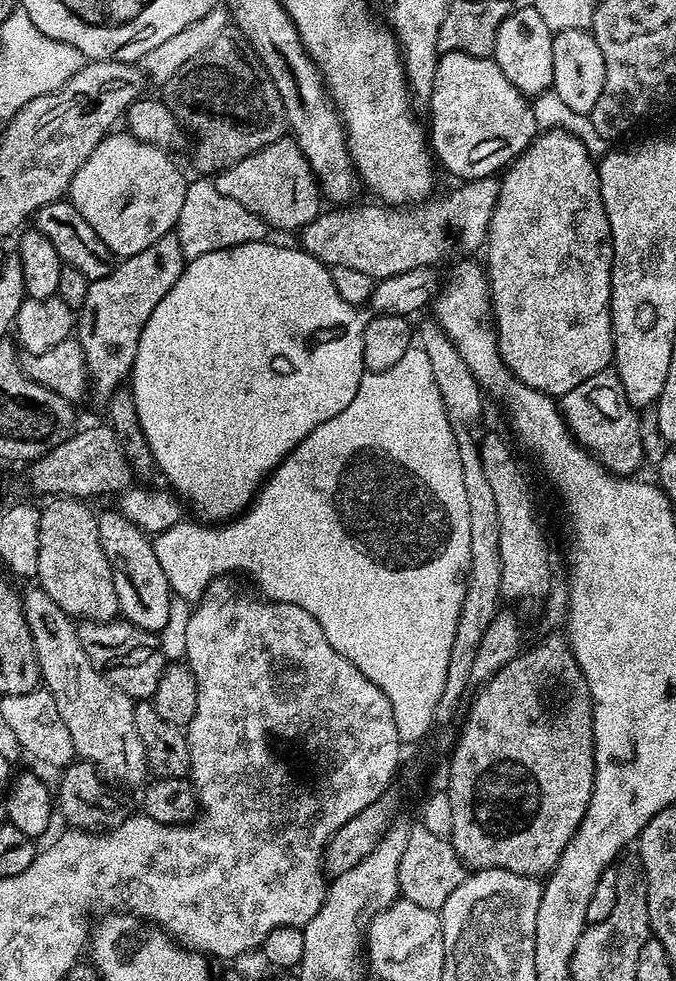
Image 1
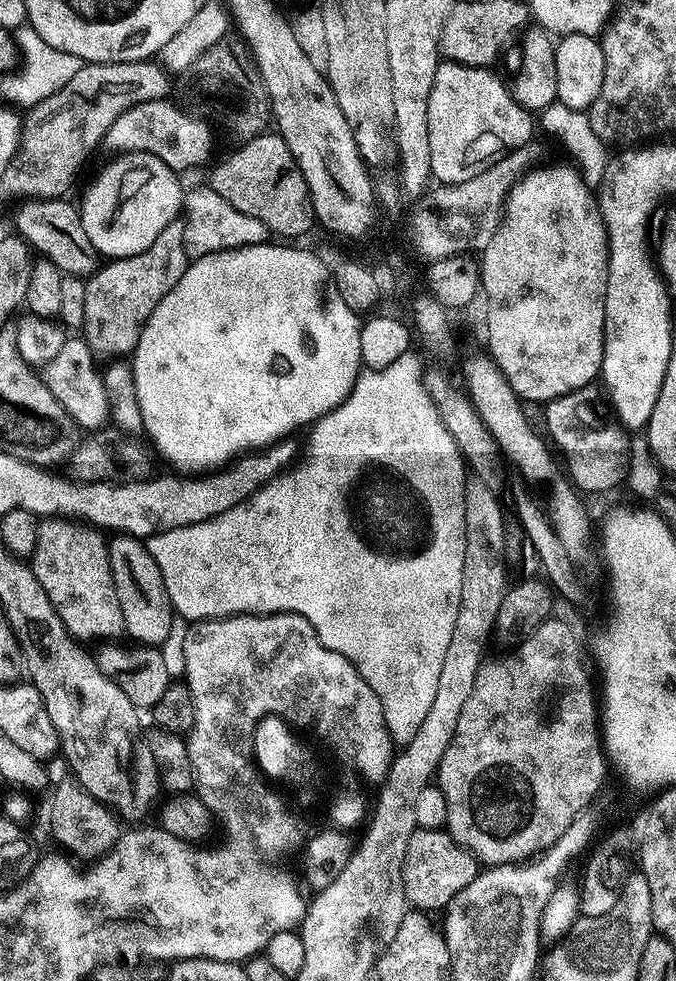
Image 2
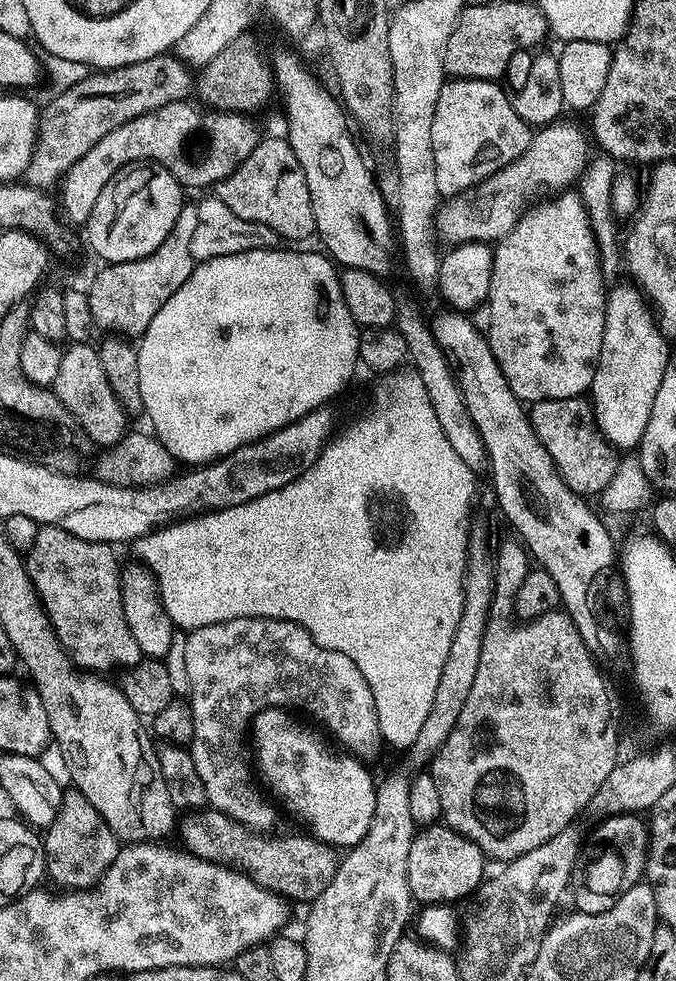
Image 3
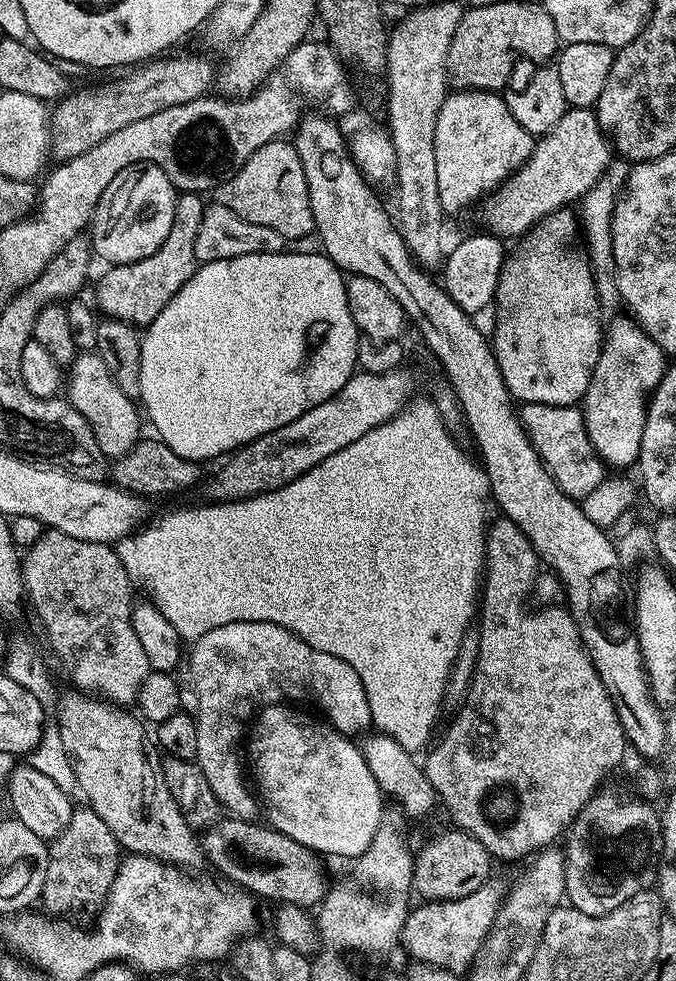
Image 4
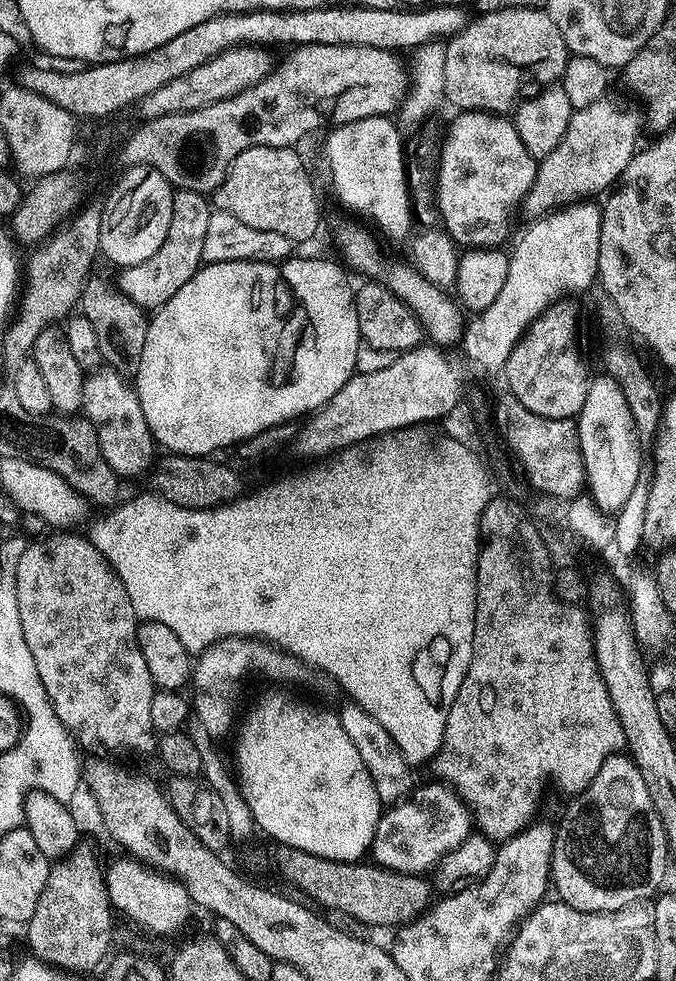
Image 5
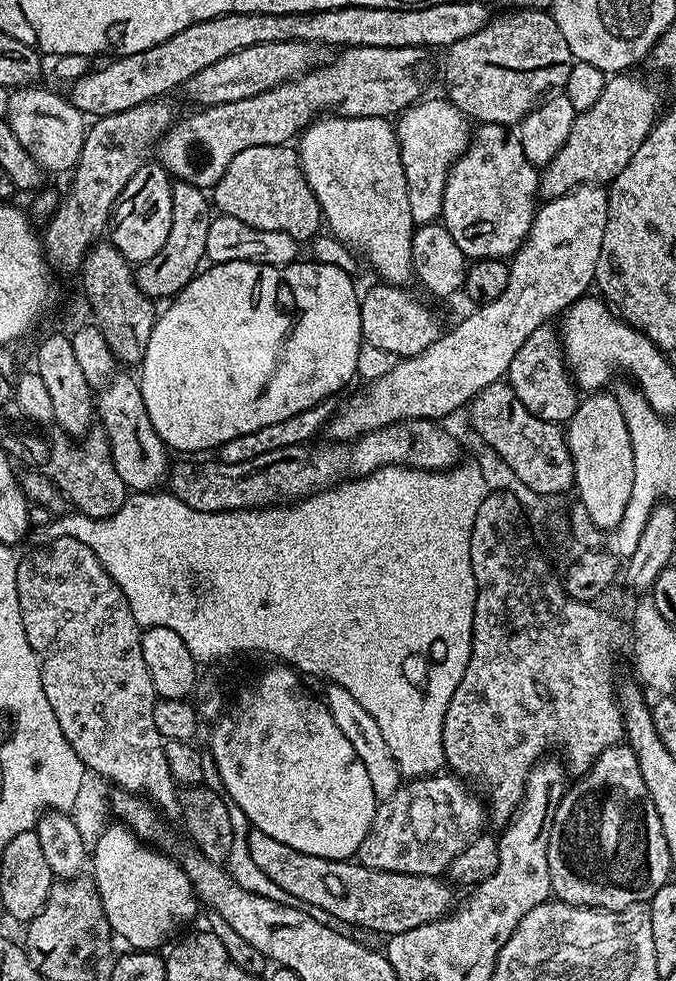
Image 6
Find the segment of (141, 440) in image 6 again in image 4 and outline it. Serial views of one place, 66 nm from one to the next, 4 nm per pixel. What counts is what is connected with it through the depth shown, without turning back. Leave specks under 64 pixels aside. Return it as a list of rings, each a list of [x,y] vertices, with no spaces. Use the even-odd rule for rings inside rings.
[[[84,350],[77,354],[72,359],[67,372],[66,399],[74,410],[78,410],[78,414],[82,414],[82,418],[86,418],[86,422],[94,430],[94,438],[104,457],[124,456],[142,436],[142,432],[140,432],[142,416],[138,411],[137,401],[122,394],[115,384],[114,378],[111,377],[107,364],[96,350]]]

